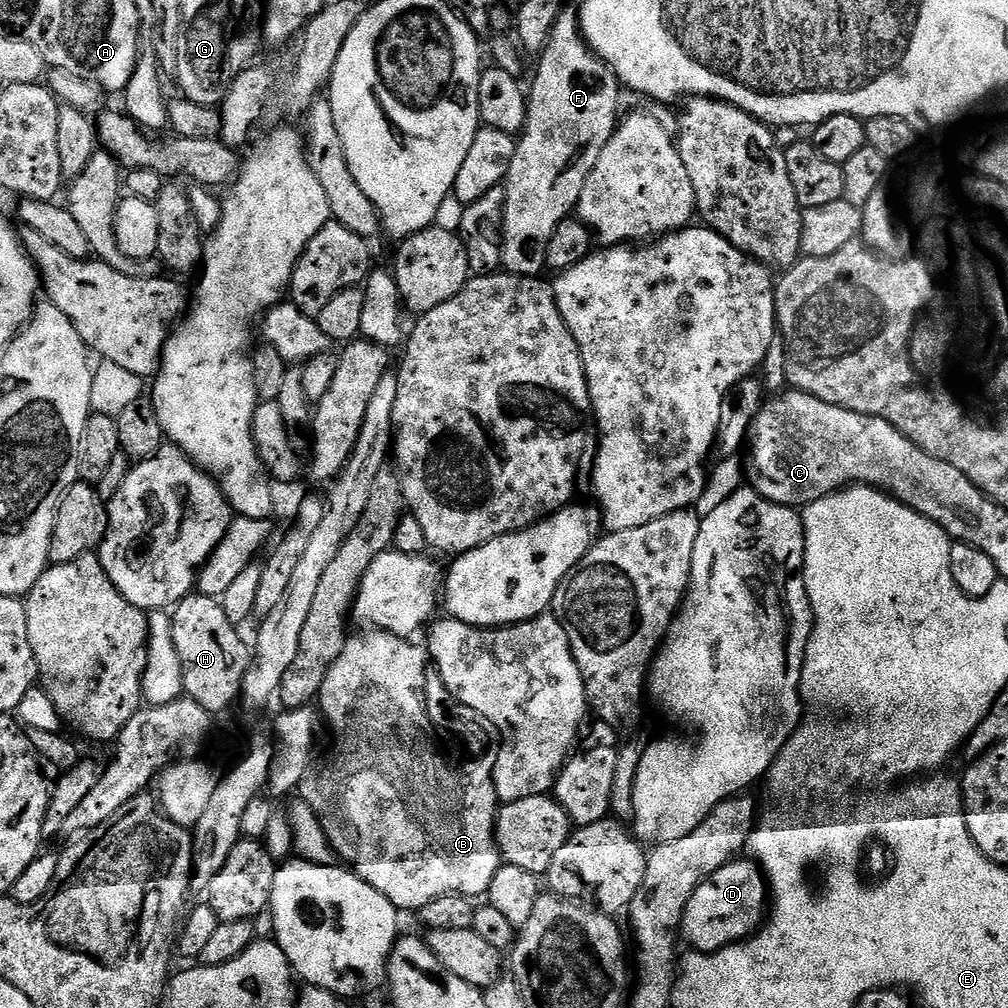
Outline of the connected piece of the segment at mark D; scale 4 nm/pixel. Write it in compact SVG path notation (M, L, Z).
M737 858L728 864L724 868L720 868L716 873L710 877L706 882L702 882L702 886L698 886L698 890L694 890L694 894L690 898L690 902L686 906L686 914L684 915L684 927L682 929L683 939L689 940L694 947L697 948L697 953L700 954L711 954L713 952L718 952L727 949L730 944L738 944L741 940L747 940L749 936L753 935L765 923L766 920L766 909L770 904L770 889L766 883L766 877L760 870L760 865L756 863L755 860L751 858Z

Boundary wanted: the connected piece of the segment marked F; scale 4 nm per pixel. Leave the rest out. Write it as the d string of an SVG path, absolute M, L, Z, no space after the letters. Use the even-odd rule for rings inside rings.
M572 6L565 7L560 13L560 17L554 22L554 30L550 34L548 44L544 51L539 53L538 60L540 65L536 68L536 77L532 80L532 89L527 89L528 98L528 117L524 123L523 132L519 133L516 141L516 149L514 150L514 162L510 162L510 170L508 178L504 181L502 187L504 189L504 245L502 246L502 268L503 271L511 272L513 276L535 276L541 275L540 271L545 271L548 259L546 258L546 250L548 243L556 228L573 215L574 209L580 203L580 195L584 189L586 178L590 174L590 170L594 170L594 166L598 162L598 154L602 154L602 150L606 146L606 142L610 142L610 138L616 132L618 117L620 116L617 107L617 97L622 85L616 79L612 69L593 52L592 47L584 39L584 33L580 31L580 18L577 9Z

